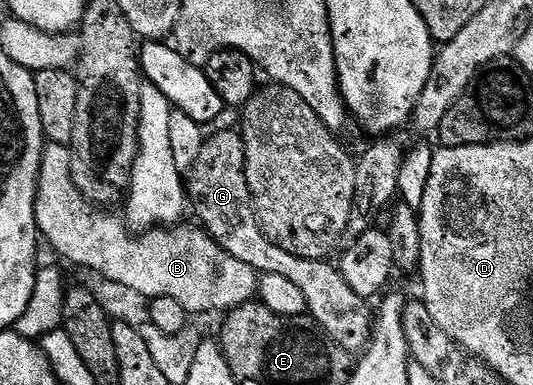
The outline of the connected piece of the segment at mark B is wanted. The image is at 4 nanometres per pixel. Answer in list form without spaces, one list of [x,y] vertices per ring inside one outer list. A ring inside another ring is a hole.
[[[48,143],[36,190],[36,229],[66,262],[109,279],[109,284],[128,285],[149,301],[174,297],[189,313],[227,313],[257,298],[257,268],[243,258],[227,255],[203,226],[152,229],[132,239],[125,220],[104,211],[84,199],[74,185],[71,150],[62,143]]]

